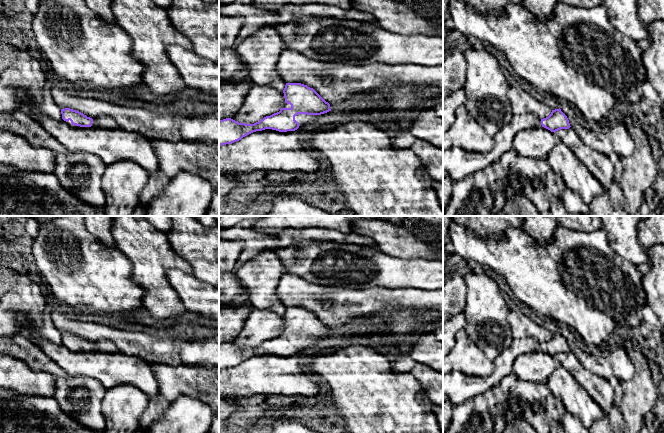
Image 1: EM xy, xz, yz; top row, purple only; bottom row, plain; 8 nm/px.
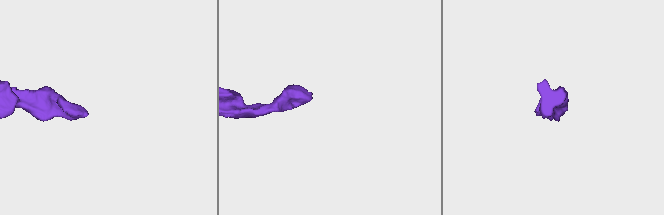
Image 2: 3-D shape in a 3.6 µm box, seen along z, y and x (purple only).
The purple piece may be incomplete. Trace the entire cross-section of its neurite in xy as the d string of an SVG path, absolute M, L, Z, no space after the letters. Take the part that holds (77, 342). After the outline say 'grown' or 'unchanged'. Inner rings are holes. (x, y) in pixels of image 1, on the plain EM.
M70 332L61 333L61 338L64 345L68 346L70 344L72 349L80 351L93 350L104 353L116 353L119 351L115 343L107 339L100 339L97 342L92 343L83 337Z | grown

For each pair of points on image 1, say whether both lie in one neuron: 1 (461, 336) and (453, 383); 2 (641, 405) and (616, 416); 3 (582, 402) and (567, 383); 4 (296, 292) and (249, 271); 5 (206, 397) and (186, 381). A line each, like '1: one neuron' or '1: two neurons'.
1: two neurons
2: two neurons
3: one neuron
4: two neurons
5: one neuron

